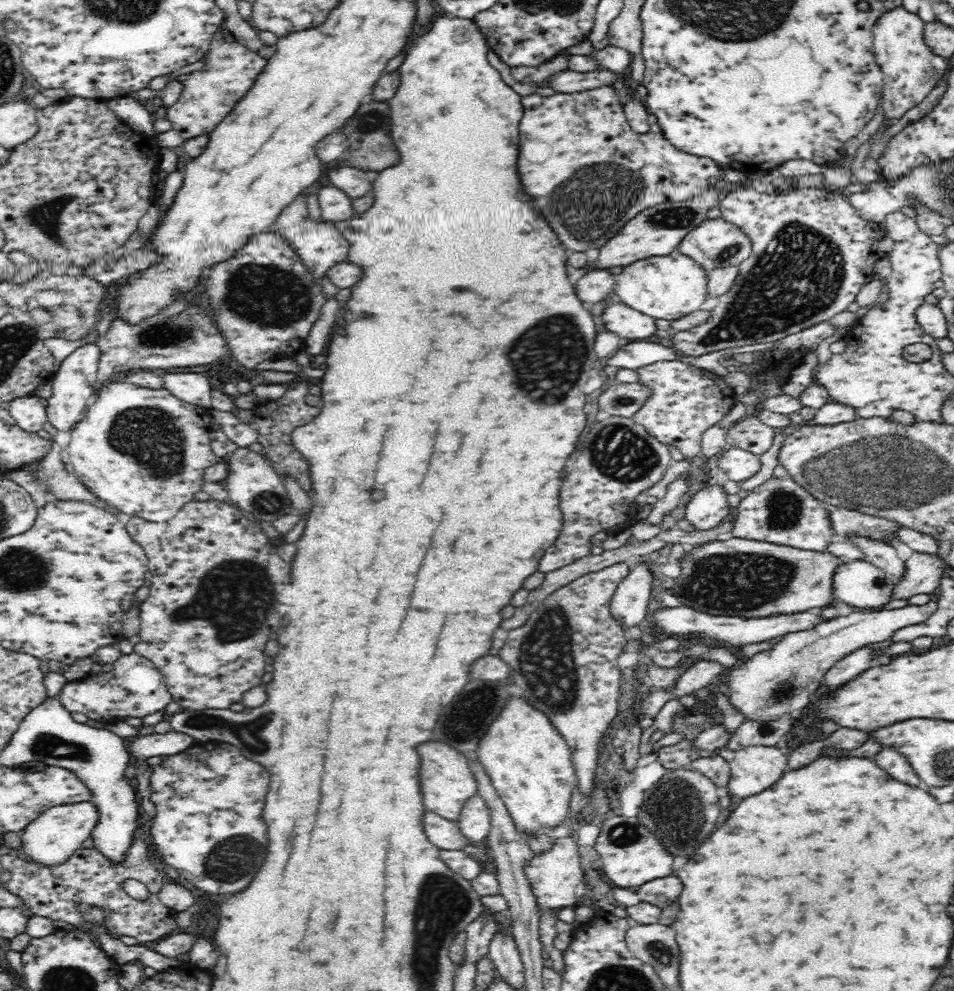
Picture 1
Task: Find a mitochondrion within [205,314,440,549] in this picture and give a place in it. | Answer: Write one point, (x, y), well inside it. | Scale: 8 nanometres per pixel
(270, 503)

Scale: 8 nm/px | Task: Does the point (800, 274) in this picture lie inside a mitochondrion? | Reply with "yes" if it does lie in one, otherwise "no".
yes

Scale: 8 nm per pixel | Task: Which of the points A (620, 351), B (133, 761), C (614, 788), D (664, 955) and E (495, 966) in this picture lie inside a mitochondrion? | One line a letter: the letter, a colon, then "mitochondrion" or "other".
A: other
B: other
C: other
D: mitochondrion
E: other

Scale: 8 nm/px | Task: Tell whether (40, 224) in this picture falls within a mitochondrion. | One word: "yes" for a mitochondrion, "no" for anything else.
yes

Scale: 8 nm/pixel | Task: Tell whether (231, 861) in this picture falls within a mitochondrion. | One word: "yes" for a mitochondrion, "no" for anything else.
yes

